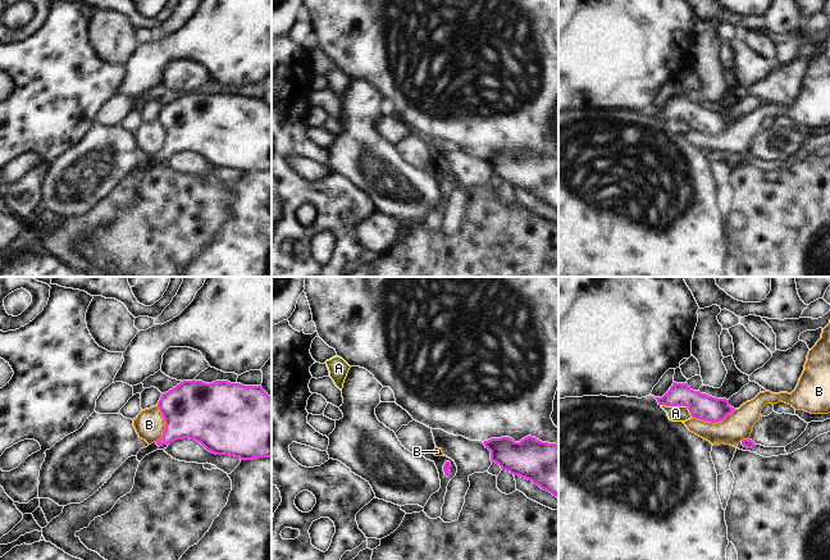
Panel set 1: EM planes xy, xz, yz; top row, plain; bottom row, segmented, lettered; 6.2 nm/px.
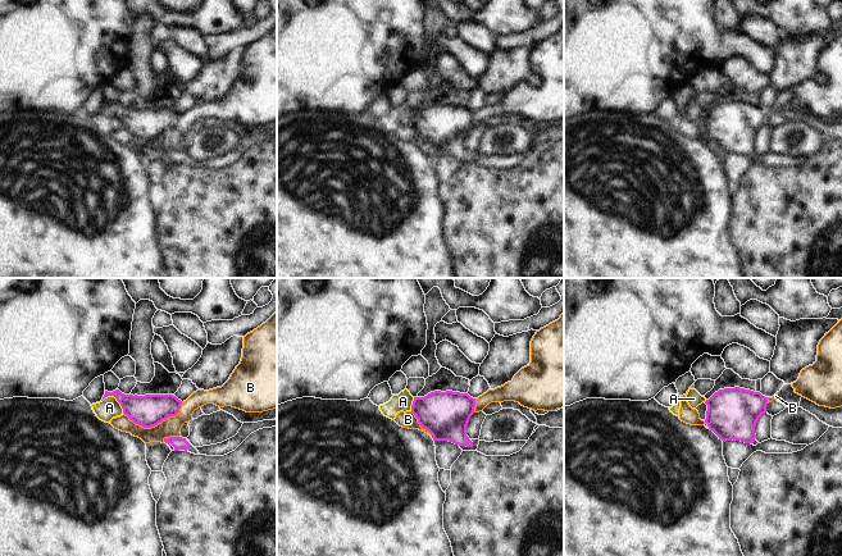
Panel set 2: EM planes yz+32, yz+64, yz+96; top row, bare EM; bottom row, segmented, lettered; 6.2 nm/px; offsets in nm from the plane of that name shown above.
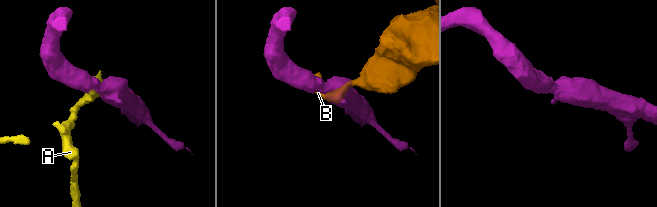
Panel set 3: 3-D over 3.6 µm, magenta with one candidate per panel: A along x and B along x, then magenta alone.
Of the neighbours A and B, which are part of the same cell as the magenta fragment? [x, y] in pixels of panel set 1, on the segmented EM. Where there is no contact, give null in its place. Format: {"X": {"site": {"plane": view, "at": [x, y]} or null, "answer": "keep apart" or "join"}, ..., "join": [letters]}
{"A": {"site": {"plane": "yz", "at": [679, 405]}, "answer": "keep apart"}, "B": {"site": {"plane": "yz", "at": [714, 422]}, "answer": "keep apart"}, "join": []}

